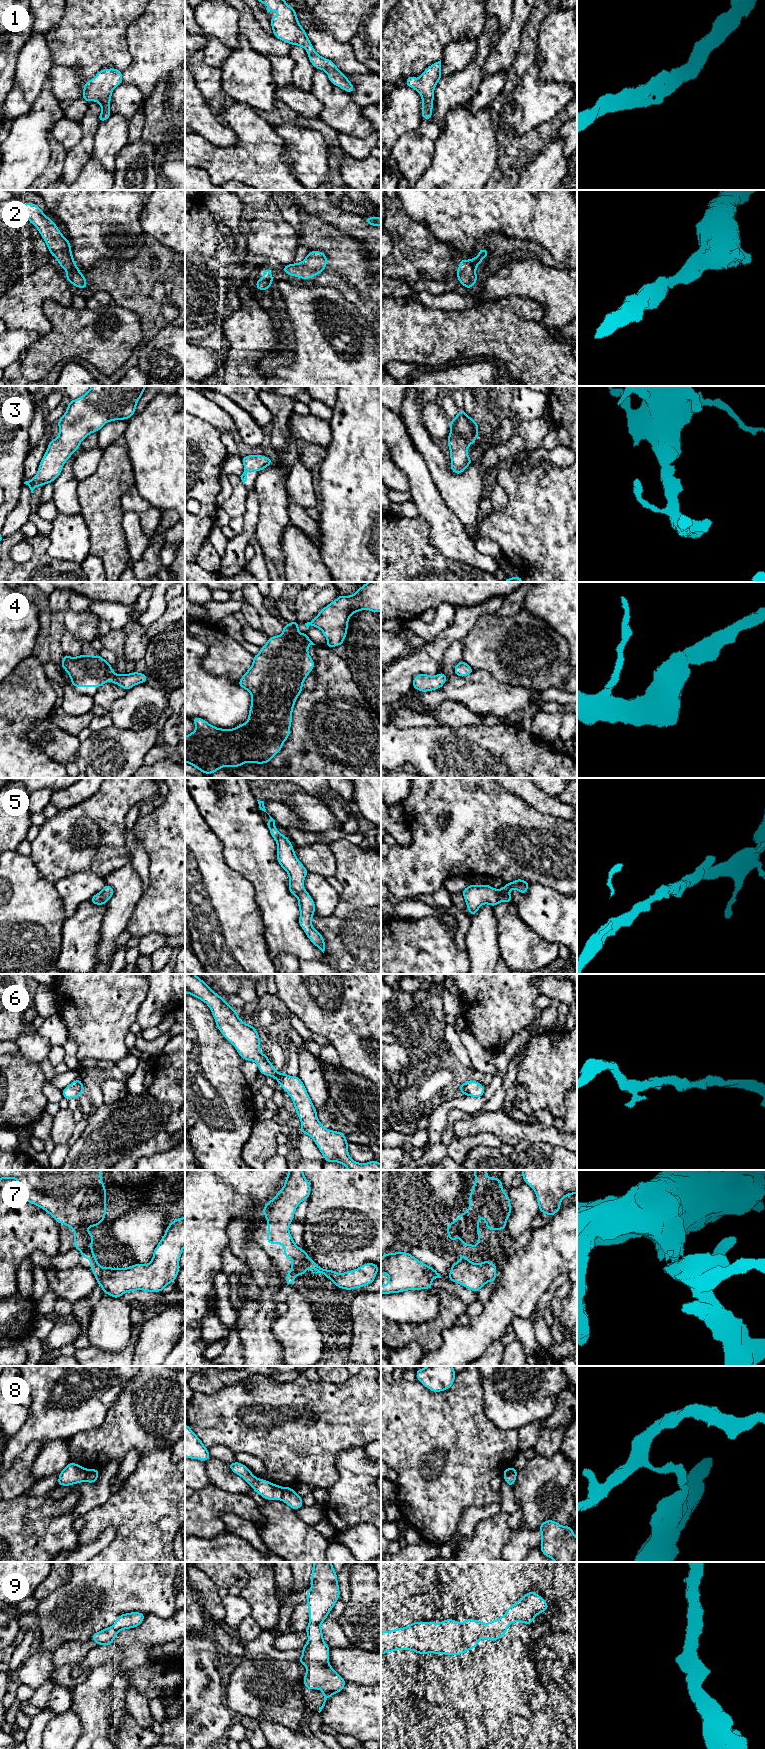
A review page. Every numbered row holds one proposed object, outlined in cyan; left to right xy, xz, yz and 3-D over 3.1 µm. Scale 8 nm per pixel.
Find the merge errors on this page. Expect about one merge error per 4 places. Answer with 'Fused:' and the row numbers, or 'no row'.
Fused: 8

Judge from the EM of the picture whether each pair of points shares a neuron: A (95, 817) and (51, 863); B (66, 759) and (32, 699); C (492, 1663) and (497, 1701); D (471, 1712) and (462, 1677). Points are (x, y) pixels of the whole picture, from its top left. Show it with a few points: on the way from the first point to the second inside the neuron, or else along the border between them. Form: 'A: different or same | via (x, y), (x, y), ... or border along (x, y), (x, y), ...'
A: same | via (83, 829), (80, 831), (79, 836), (63, 851)
B: different | border along (50, 715), (37, 720), (26, 735)
C: same | via (497, 1672), (497, 1692)
D: same | via (469, 1703), (463, 1686)

